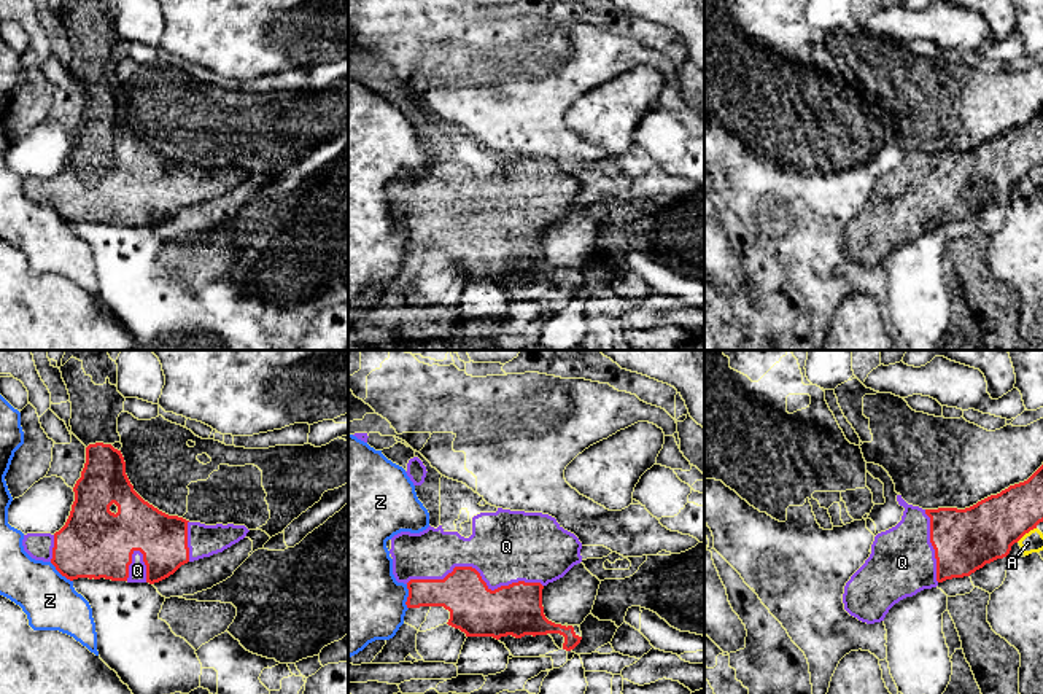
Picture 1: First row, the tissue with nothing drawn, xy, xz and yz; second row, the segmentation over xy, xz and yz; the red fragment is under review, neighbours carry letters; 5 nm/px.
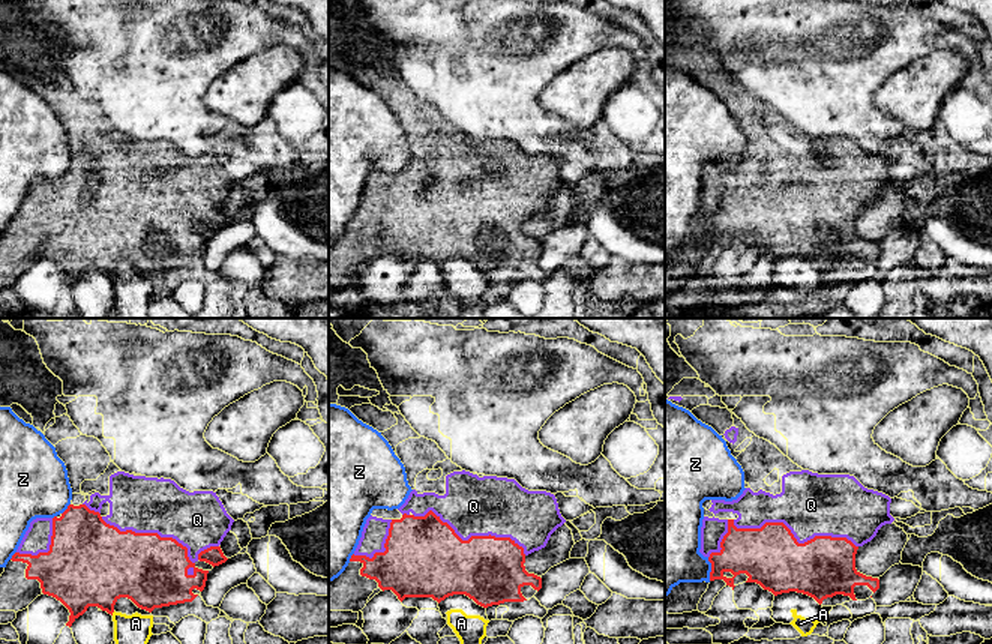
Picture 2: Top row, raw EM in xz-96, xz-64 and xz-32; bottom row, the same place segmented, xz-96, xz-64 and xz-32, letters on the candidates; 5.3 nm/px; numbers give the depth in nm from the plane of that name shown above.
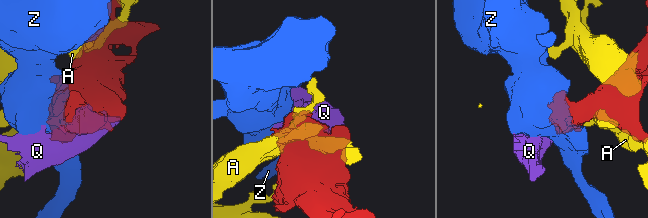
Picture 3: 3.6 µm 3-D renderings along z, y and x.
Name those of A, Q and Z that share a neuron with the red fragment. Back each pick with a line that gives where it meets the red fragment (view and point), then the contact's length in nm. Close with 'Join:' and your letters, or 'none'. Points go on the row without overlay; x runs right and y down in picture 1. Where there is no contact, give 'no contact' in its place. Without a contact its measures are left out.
Q: meets red in xz at (476, 214); contact 700 nm long
Join: Q

